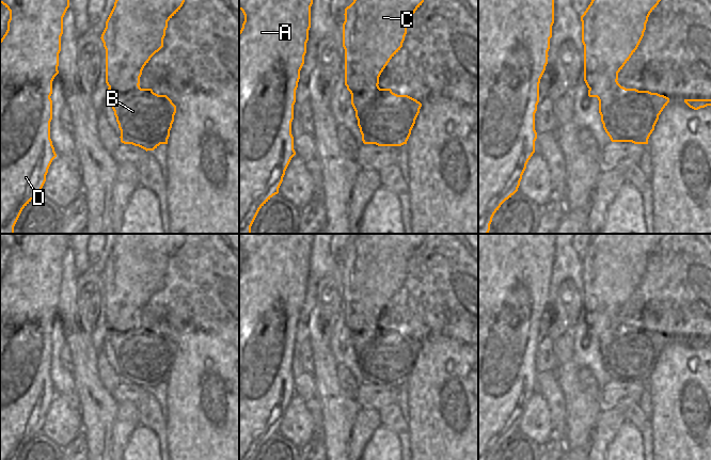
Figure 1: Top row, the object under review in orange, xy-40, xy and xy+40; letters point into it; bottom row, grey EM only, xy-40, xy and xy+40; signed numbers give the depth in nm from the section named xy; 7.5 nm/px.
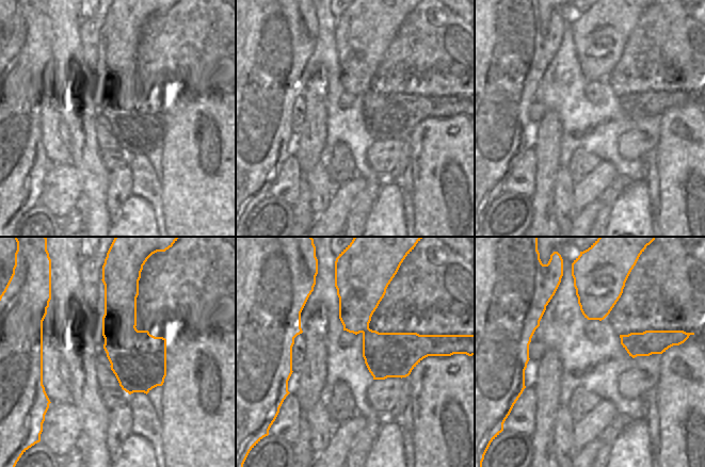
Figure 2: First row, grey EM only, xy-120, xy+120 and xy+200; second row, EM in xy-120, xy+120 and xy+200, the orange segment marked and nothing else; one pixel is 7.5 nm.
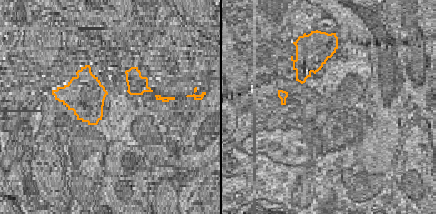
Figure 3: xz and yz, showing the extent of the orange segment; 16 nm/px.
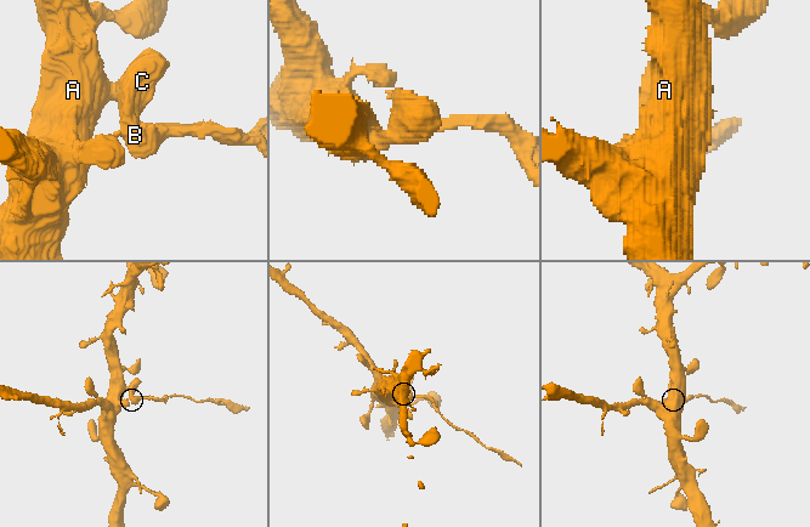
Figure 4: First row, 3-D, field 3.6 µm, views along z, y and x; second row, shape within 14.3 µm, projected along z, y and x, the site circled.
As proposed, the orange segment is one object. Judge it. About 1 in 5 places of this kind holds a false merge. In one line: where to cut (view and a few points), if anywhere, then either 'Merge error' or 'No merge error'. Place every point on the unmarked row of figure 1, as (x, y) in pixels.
Split along xy (378, 324), (375, 330), (352, 330), (347, 326). Merge error.

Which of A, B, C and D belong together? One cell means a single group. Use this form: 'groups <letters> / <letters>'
groups A C D / B

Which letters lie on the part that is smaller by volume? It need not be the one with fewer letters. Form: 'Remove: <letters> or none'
Remove: B

